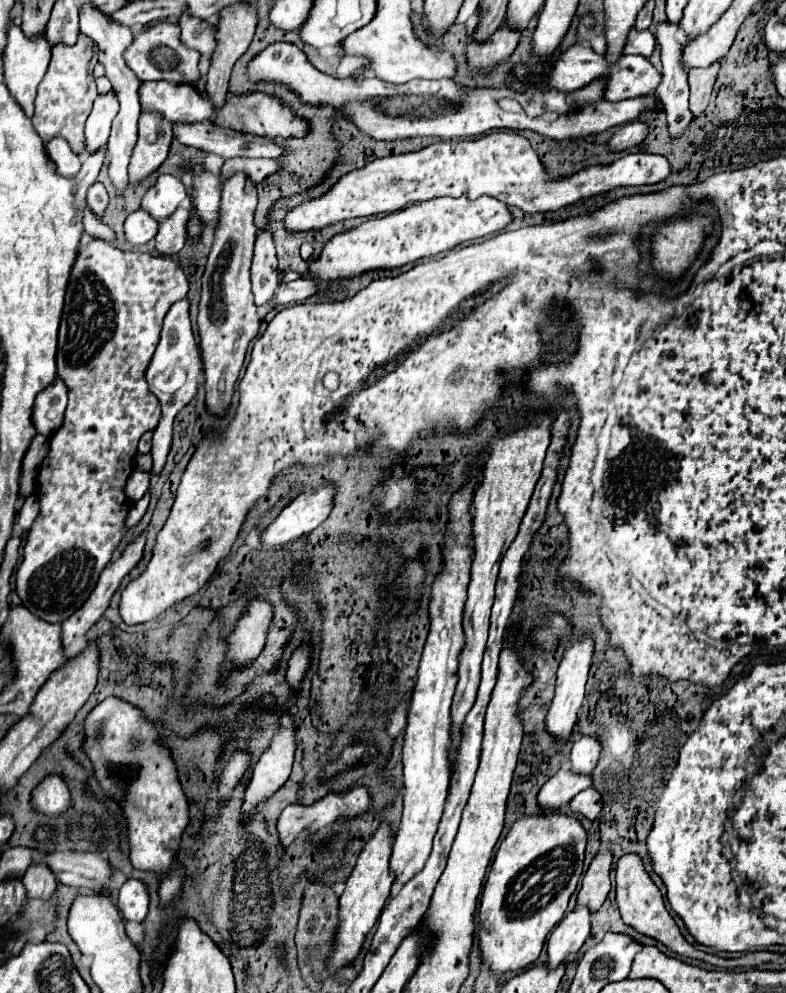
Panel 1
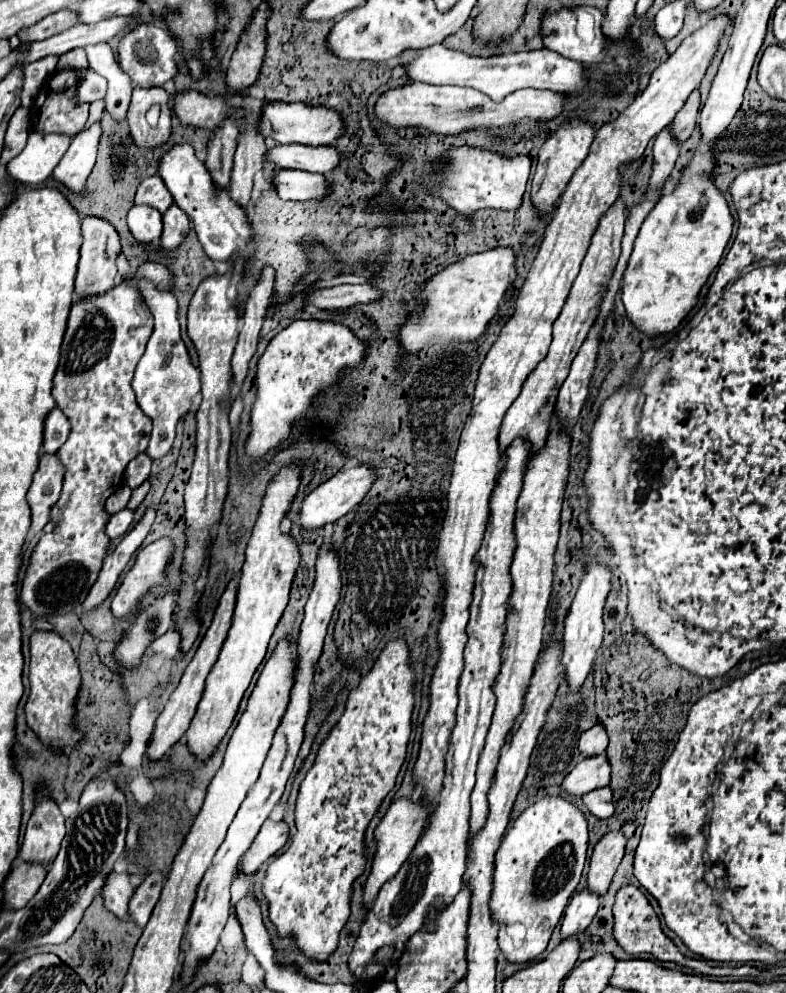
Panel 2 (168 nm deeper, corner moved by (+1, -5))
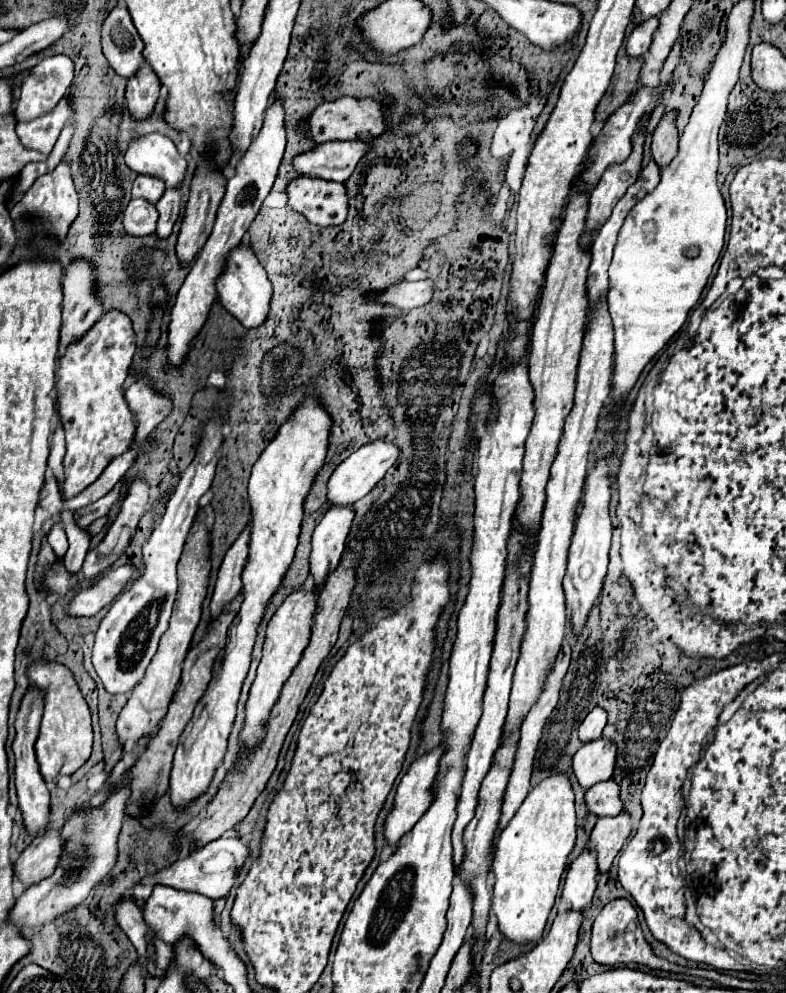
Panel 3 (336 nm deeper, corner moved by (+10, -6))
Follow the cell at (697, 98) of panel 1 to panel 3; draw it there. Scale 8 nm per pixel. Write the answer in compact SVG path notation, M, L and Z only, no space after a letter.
M669 111L659 121L651 141L651 153L659 167L665 167L673 161L673 157L677 155L677 141L679 141L677 111Z

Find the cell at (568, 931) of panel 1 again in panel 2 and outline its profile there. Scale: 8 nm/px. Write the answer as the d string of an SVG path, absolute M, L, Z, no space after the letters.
M588 888L576 892L570 898L570 904L566 906L564 918L562 918L562 938L578 936L588 928L592 918L596 916L596 910L600 906L600 896L596 892L590 892Z

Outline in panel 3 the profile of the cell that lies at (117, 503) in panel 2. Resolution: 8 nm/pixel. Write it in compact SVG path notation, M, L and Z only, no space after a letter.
M61 521L51 528L46 536L46 540L52 547L57 558L65 556L68 549L68 540Z

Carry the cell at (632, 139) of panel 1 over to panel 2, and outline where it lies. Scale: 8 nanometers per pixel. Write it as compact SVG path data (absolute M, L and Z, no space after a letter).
M728 16L710 18L700 30L684 38L678 50L658 66L648 86L636 96L636 100L618 114L616 120L606 122L590 148L588 158L580 164L574 176L568 182L568 188L560 196L558 208L554 212L552 222L546 228L546 236L538 250L538 256L528 270L528 276L520 288L516 298L516 308L510 320L500 330L498 340L488 350L476 380L474 400L470 416L464 424L460 446L456 452L456 462L452 470L452 482L448 490L448 514L444 518L444 528L440 532L438 560L444 562L444 616L438 630L440 642L440 662L434 670L430 682L430 710L424 718L422 746L418 754L418 762L414 766L414 778L420 786L422 798L436 798L440 792L440 782L444 780L444 754L448 752L448 734L452 732L456 720L456 690L462 674L462 650L466 646L466 624L468 624L468 606L472 602L474 578L476 578L476 550L480 548L482 534L488 520L488 498L494 490L496 474L498 474L498 434L500 424L512 402L518 398L524 380L536 368L536 364L548 354L548 346L552 340L552 324L558 318L570 286L578 276L580 264L588 250L592 232L598 226L600 216L608 206L618 198L620 192L620 168L638 160L650 138L658 136L662 128L666 128L676 112L684 106L688 94L700 84L704 72L716 52L720 38L724 36L730 24Z

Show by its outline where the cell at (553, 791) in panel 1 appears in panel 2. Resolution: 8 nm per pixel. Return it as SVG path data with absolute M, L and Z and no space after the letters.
M602 752L578 762L578 766L564 780L564 792L566 796L584 796L608 784L610 784L610 762L606 752Z

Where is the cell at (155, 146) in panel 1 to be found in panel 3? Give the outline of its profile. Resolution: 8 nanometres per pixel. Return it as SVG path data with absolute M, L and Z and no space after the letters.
M143 63L139 73L127 83L127 111L131 111L131 119L145 121L153 115L155 103L159 99L159 77L153 73L149 63Z

